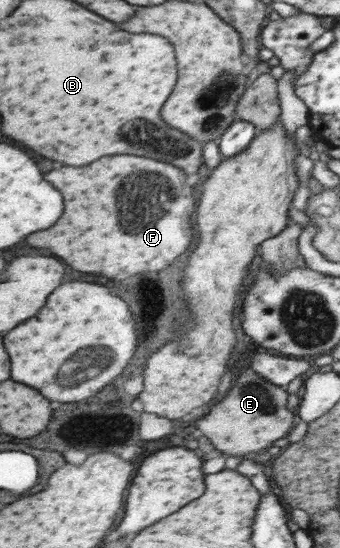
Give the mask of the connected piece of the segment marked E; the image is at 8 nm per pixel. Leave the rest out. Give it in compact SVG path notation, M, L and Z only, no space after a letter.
M248 369L240 373L228 395L206 417L196 421L196 427L204 431L216 449L236 457L252 457L260 449L284 437L297 424L295 412L287 407L288 398L284 387L270 383L254 370Z

